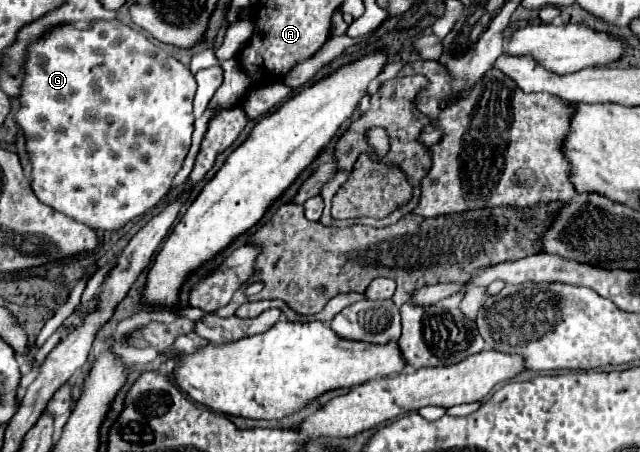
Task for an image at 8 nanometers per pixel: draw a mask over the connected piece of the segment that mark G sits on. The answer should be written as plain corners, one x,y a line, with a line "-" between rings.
118,19
106,21
106,23
104,21
94,23
94,27
90,31
76,31
72,25
64,25
64,27
56,27
56,29
48,31
48,35
44,35
44,39
38,39
30,47
28,61
26,61
26,79
24,79
24,87
22,87
22,95
20,95
20,109
16,113
16,121
24,131
26,149
30,153
32,189
34,189
36,197
42,203
54,207
56,211
92,227
92,229
100,229
100,231
120,229
126,223
130,223
132,219
148,213
170,191
172,181
174,181
176,173
180,171
180,167
186,159
186,153
190,149
190,139
192,139
192,131
194,131
194,115
192,115
194,93
196,93
196,79
186,65
182,65
178,59
170,57
166,51
158,49
152,41
146,39
146,35
142,35
136,29
130,29
128,25
120,23

